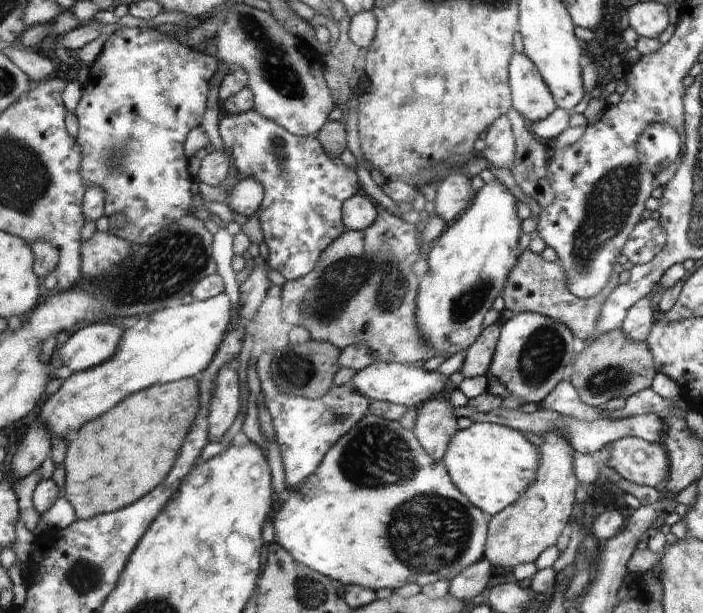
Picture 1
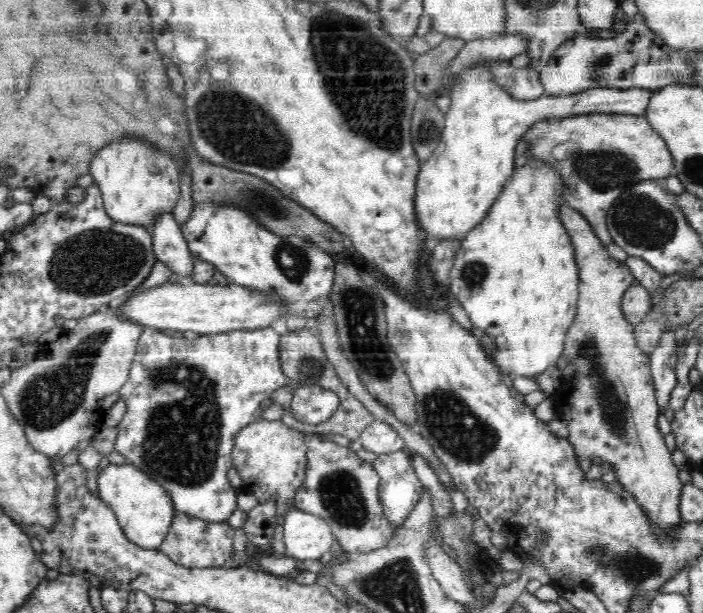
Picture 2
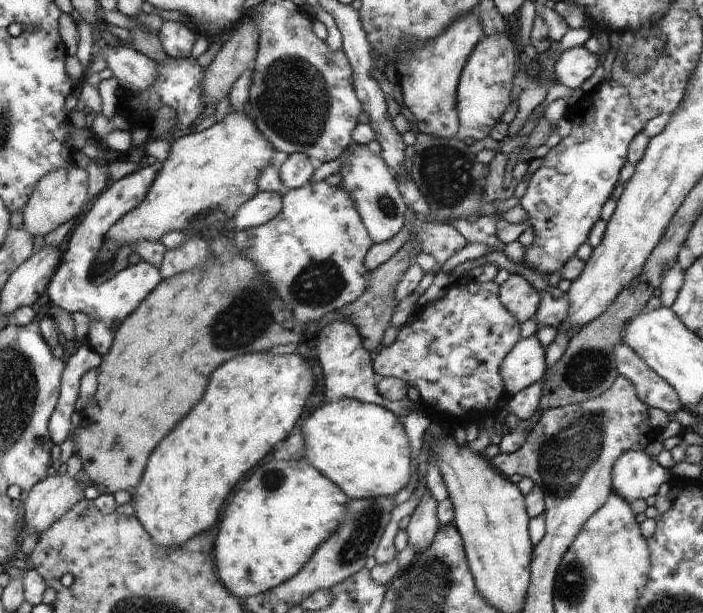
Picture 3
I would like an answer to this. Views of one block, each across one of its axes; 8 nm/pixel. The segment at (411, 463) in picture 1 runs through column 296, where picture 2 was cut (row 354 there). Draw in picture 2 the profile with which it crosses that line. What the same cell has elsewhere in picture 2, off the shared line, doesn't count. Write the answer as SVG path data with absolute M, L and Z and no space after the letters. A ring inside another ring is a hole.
M528 162L524 168L518 170L516 176L508 178L504 182L504 188L500 190L500 194L493 201L492 208L489 208L484 220L480 221L464 236L461 241L460 250L455 256L452 271L450 272L449 289L455 300L461 304L470 317L472 326L469 330L483 345L484 352L495 361L495 365L499 371L506 375L514 374L514 376L524 376L524 378L533 378L546 372L550 366L555 366L558 358L560 358L562 350L564 350L564 340L568 328L572 324L576 316L576 302L579 296L579 269L575 260L575 248L571 243L571 236L564 228L563 221L559 219L559 206L562 205L561 192L563 180L555 170L545 162Z

